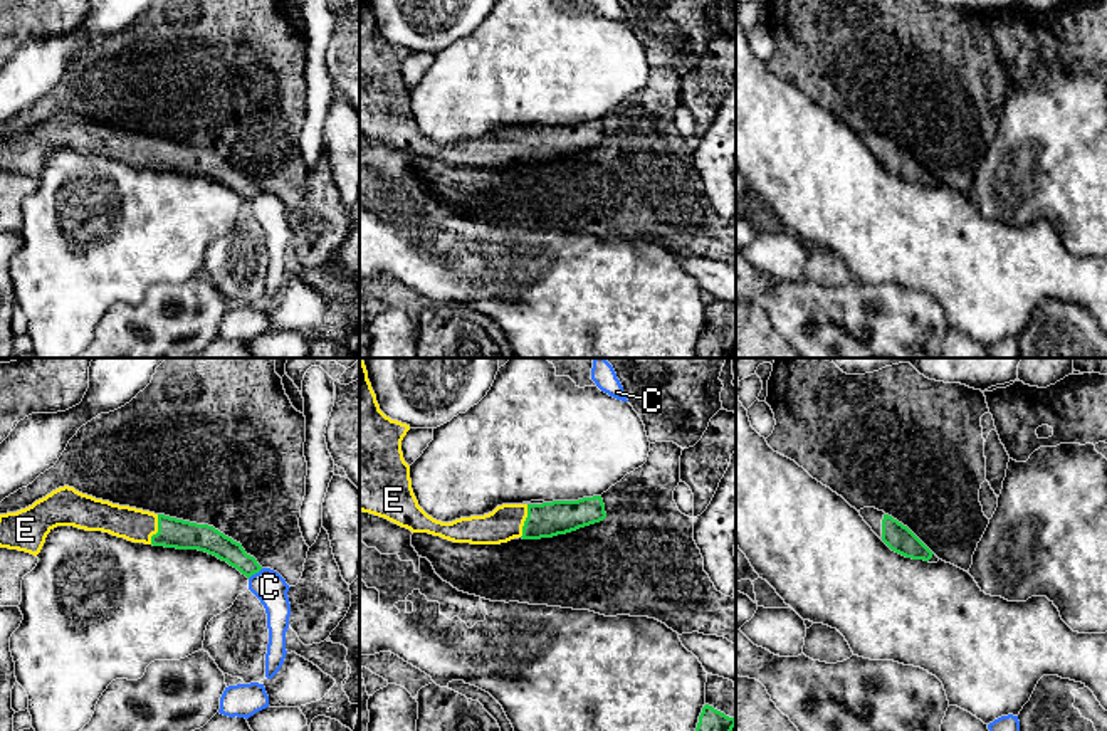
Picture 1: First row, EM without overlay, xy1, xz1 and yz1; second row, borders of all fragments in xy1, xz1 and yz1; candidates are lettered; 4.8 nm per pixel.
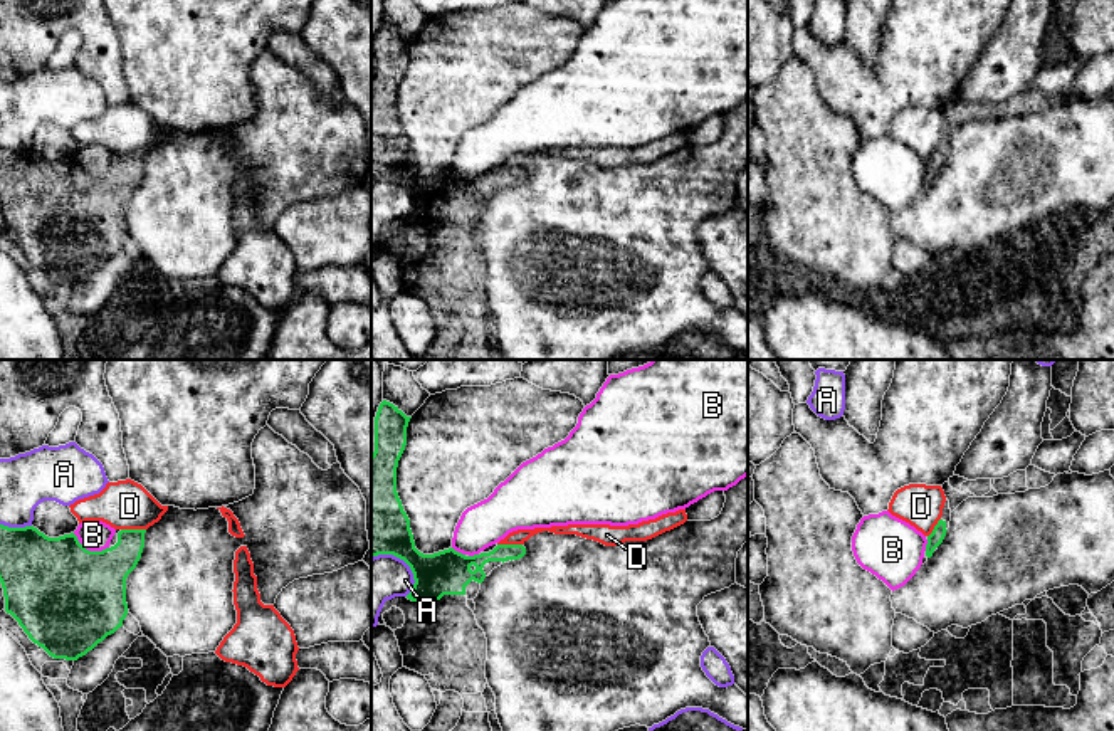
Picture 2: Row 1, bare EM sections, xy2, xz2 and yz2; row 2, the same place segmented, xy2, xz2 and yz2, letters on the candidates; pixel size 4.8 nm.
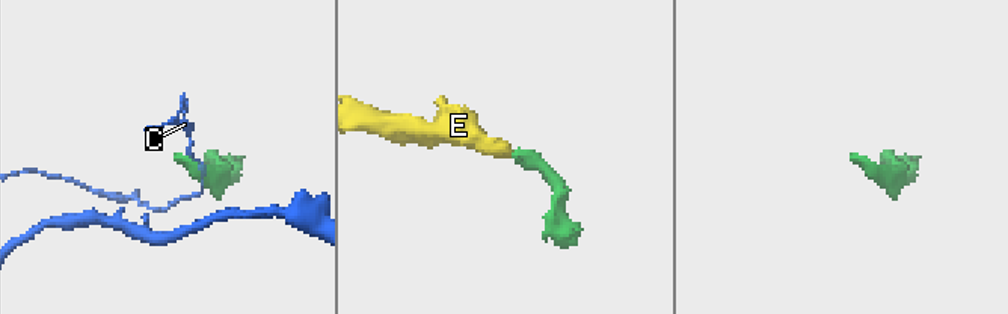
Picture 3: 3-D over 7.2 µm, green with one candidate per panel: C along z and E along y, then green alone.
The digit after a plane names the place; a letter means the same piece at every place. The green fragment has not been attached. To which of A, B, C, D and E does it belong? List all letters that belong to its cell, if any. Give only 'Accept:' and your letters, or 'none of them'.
Accept: E

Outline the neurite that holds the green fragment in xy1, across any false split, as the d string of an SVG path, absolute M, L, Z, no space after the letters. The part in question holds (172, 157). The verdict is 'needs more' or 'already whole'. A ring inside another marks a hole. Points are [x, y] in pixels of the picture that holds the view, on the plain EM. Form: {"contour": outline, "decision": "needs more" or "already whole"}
{"contour": "M69 109L52 114L25 133L0 138L0 171L37 180L47 158L57 150L102 155L133 166L205 175L247 202L262 193L240 166L213 150L113 128Z", "decision": "needs more"}

